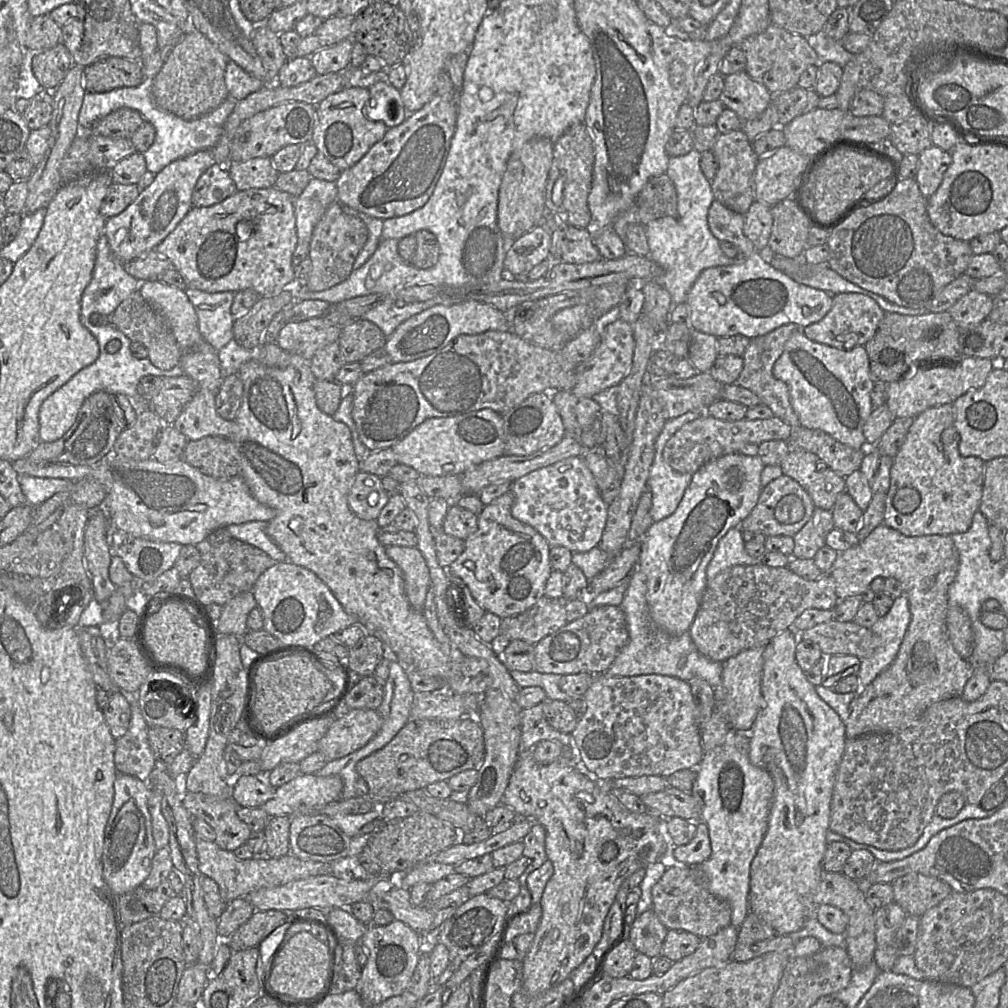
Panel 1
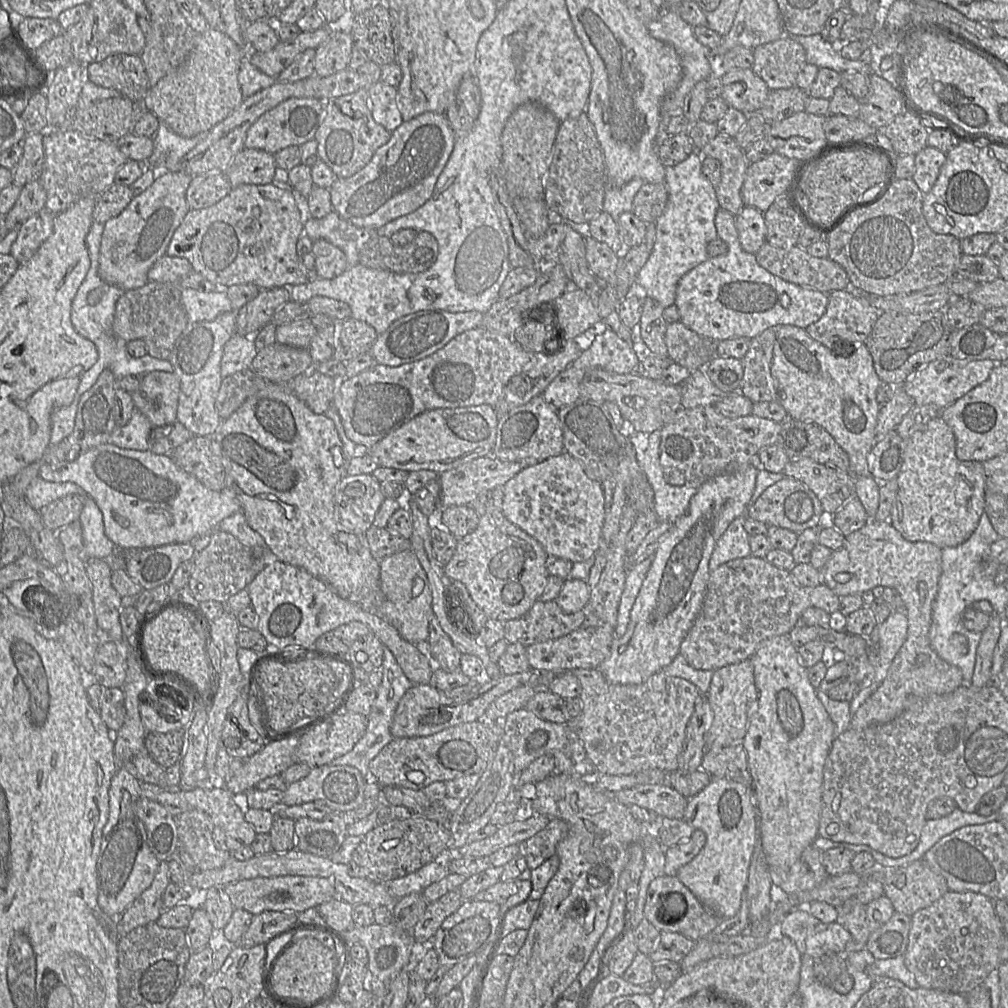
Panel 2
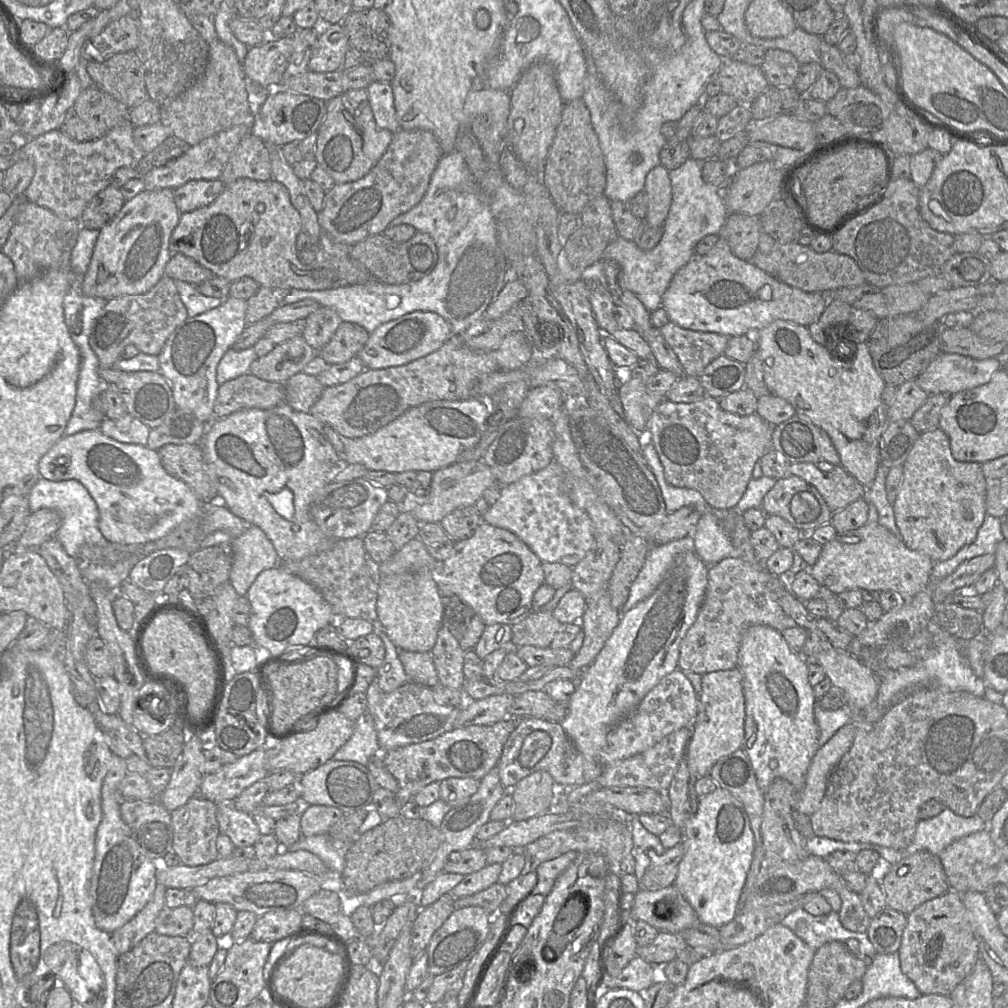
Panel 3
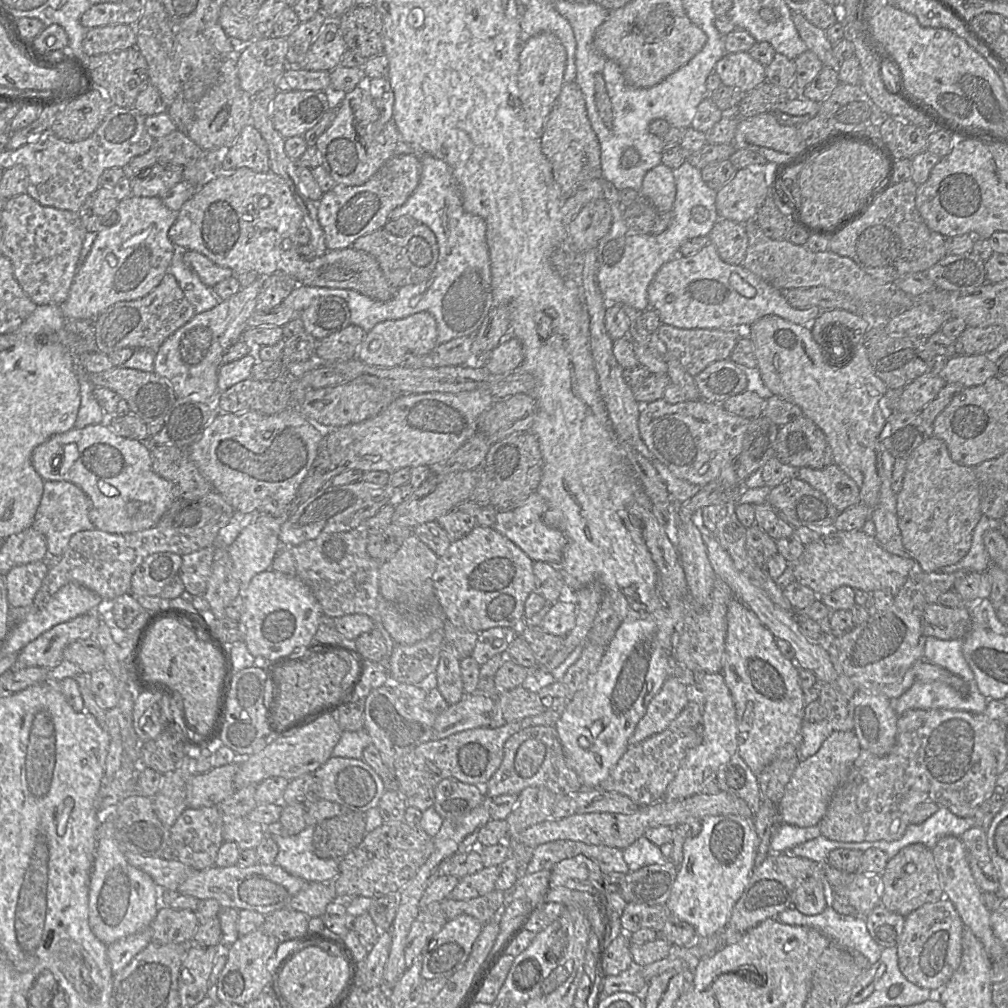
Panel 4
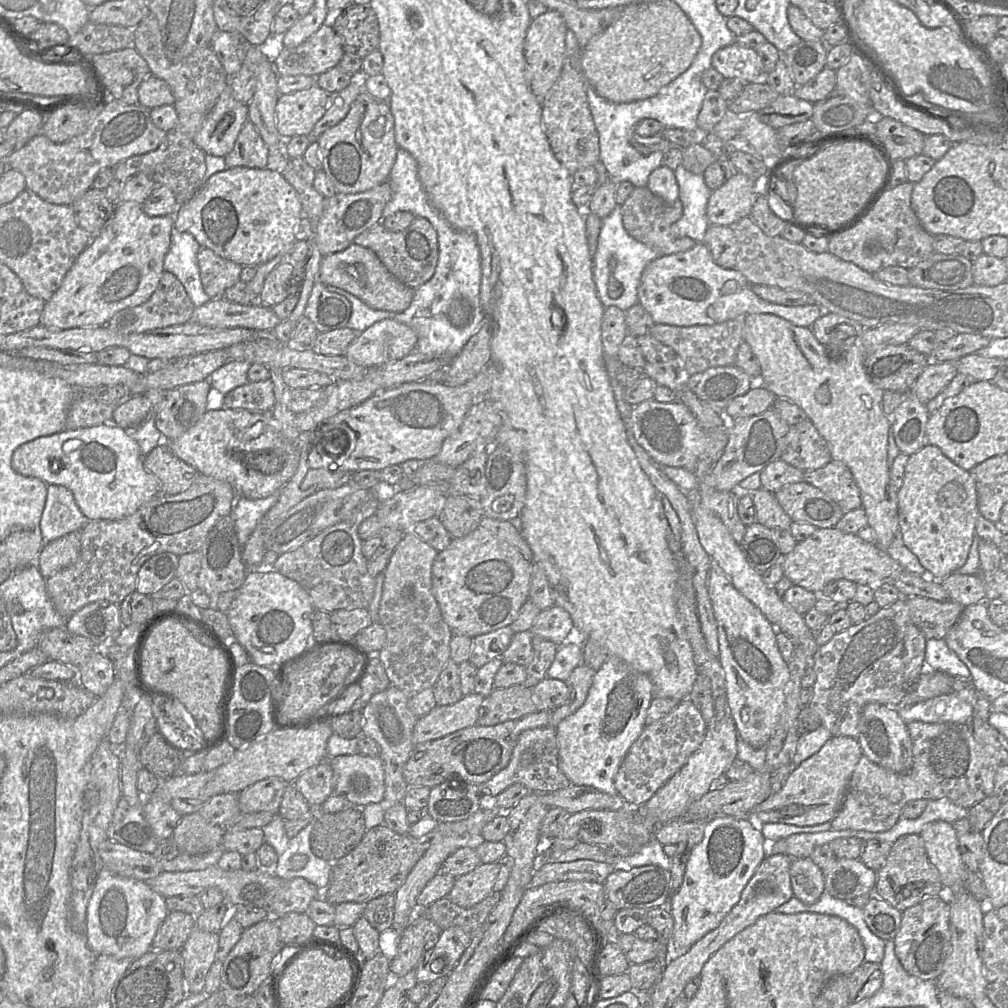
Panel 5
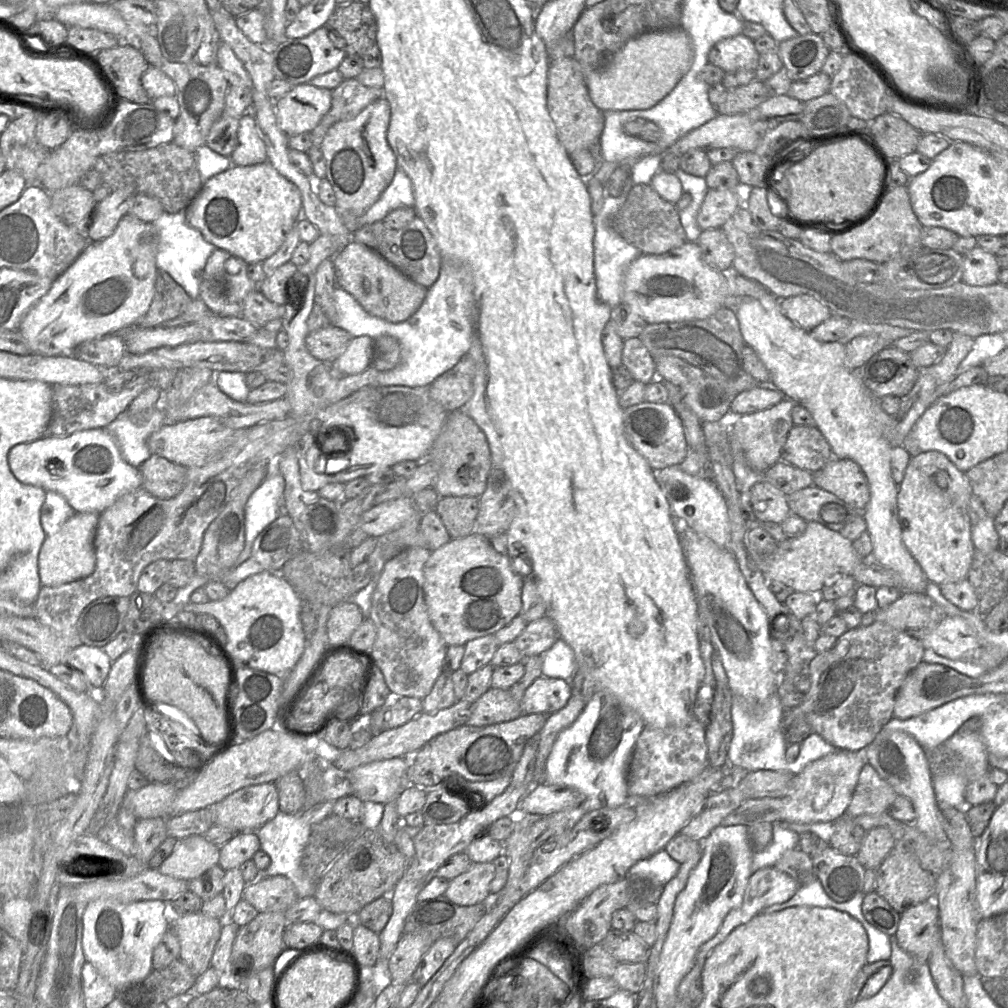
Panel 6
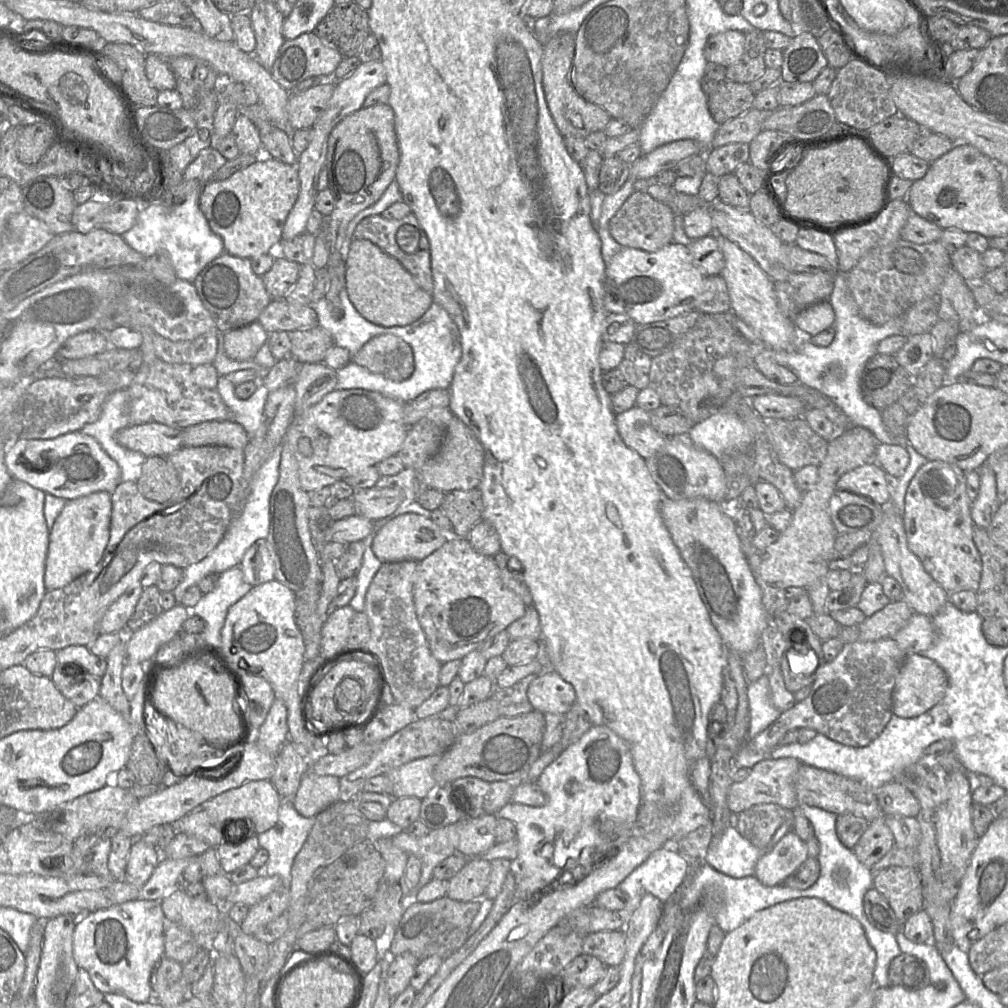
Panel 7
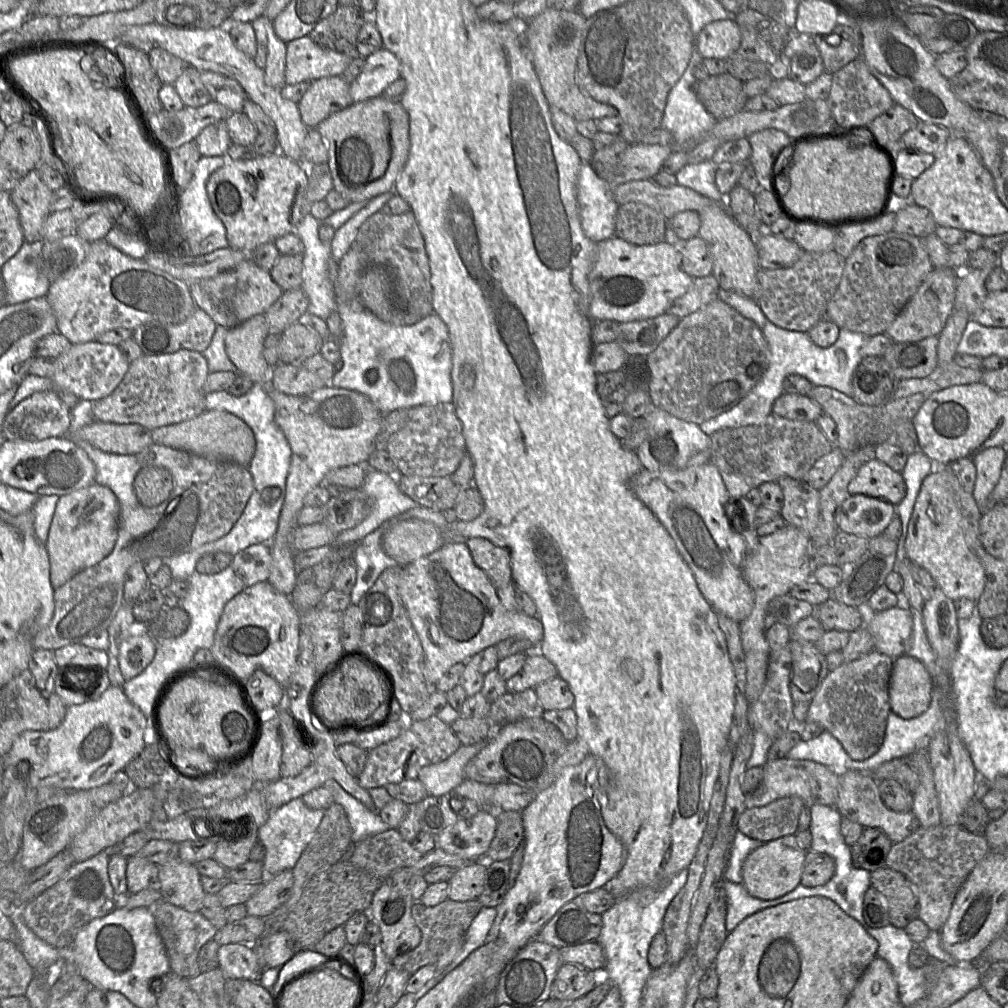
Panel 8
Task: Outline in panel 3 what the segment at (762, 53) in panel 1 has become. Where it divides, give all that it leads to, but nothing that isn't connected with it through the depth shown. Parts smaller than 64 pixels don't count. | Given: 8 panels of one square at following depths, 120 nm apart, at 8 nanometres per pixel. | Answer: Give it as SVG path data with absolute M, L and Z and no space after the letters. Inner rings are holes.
M768 49L760 66L770 86L794 87L800 63L791 53Z

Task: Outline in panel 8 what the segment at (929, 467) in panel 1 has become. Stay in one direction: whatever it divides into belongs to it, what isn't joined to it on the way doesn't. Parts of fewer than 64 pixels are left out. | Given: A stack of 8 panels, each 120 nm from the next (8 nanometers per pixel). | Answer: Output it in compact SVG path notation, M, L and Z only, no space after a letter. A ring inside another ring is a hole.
M938 468L922 481L908 523L904 548L907 558L926 569L948 598L978 601L985 587L985 570L966 543L959 508Z

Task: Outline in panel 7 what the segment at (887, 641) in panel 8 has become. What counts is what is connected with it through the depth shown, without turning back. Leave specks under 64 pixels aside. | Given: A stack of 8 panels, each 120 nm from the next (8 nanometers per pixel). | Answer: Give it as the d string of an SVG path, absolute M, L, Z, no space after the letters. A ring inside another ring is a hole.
M914 613L908 623L893 637L907 655L921 654L935 642L936 634L932 617Z

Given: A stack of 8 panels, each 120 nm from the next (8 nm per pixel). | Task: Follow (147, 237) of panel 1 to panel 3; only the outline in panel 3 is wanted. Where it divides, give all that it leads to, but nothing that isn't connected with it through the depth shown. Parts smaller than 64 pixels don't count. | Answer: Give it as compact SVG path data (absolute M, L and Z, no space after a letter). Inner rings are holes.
M165 188L143 191L126 201L118 214L99 230L82 291L86 296L99 297L107 301L124 295L139 295L148 292L164 276L164 269L172 257L169 249L171 234L178 225L181 213L174 201L174 189Z

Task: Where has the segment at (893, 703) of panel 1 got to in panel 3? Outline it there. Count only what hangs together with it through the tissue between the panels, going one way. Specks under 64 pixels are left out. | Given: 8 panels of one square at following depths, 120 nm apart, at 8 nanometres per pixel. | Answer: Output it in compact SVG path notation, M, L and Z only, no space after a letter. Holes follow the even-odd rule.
M876 522L845 533L837 533L823 545L817 562L805 568L809 569L822 589L835 595L848 590L880 593L889 590L898 593L906 601L930 585L934 563L929 556L908 548L901 537L895 536Z

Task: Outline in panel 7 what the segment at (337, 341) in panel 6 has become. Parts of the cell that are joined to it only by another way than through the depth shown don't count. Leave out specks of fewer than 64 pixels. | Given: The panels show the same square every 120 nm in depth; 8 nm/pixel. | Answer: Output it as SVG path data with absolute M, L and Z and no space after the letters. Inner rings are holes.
M319 325L290 332L290 341L290 356L301 363L324 362L328 349L334 345L330 333Z

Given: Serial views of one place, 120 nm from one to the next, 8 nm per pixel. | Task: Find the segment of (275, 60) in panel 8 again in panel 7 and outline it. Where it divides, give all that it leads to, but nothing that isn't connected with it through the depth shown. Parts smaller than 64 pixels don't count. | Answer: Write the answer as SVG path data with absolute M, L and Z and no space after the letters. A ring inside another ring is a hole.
M255 1L249 15L256 38L254 56L265 69L270 71L285 42L282 35L285 17L275 3L267 1Z

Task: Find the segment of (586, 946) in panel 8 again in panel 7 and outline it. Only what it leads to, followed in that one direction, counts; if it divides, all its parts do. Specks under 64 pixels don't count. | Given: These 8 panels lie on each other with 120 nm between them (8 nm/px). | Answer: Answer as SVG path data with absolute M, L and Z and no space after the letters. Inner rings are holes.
M621 930L601 931L585 936L583 954L589 954L607 967L619 967L626 953L626 935Z

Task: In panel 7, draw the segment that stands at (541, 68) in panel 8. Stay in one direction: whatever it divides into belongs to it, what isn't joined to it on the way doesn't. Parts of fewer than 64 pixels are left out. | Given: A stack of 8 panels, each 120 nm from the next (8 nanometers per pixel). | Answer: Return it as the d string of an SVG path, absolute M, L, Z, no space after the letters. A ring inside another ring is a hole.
M558 33L543 44L542 85L549 111L561 135L585 138L592 132L603 131L612 117L601 106L583 98L571 83L574 37L573 33Z

